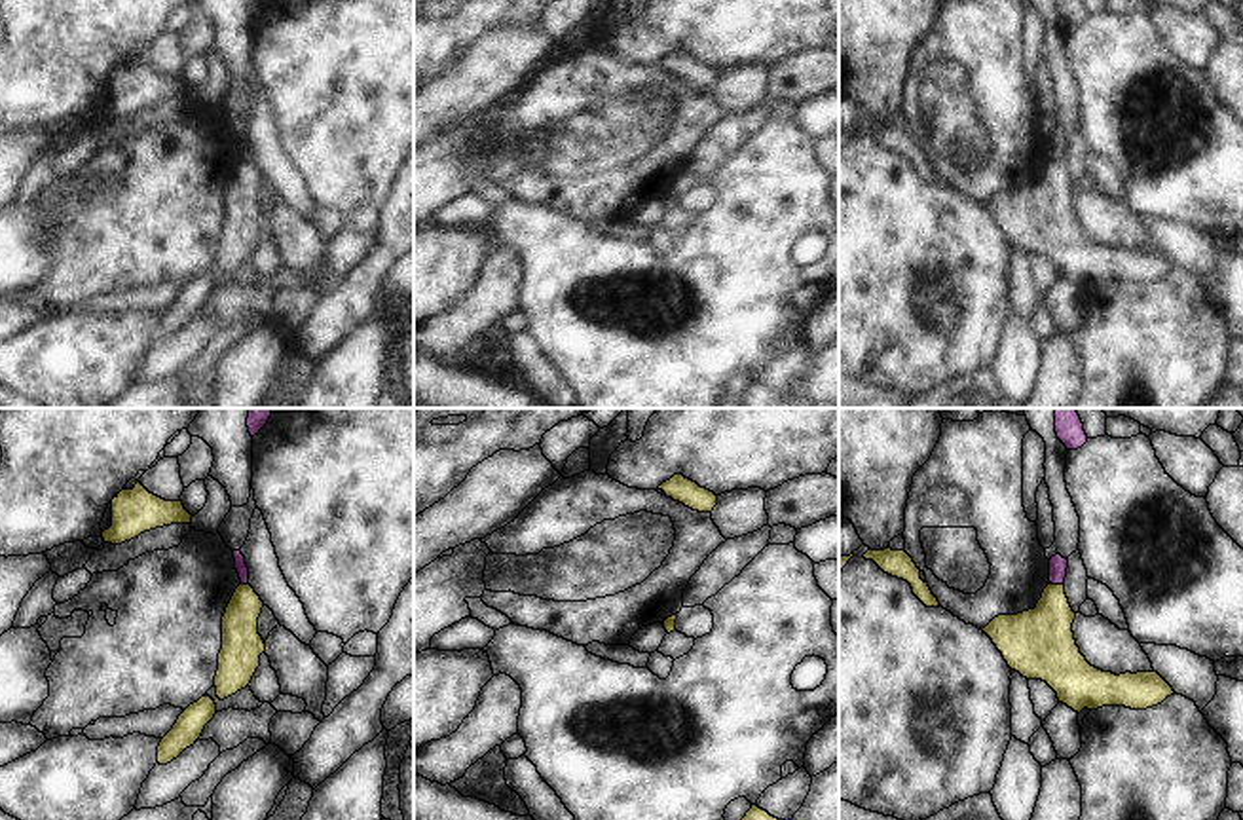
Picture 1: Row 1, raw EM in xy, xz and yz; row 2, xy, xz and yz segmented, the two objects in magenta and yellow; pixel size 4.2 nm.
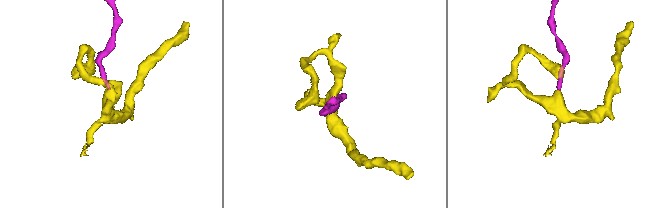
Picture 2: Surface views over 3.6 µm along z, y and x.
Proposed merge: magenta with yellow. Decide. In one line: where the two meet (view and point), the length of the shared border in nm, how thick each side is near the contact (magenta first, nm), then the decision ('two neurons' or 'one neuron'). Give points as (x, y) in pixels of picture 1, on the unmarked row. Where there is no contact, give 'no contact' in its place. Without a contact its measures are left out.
contact yz (1057, 158); length 70 nm; calibres 80 and 260 nm; one neuron

